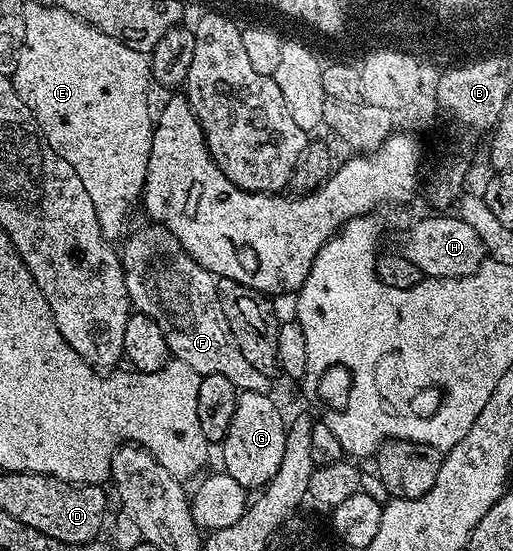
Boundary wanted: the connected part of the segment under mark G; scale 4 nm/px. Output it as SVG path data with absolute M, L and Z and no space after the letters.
M261 391L239 392L228 433L220 444L225 474L244 488L266 486L280 468L286 443L286 426L271 396Z

